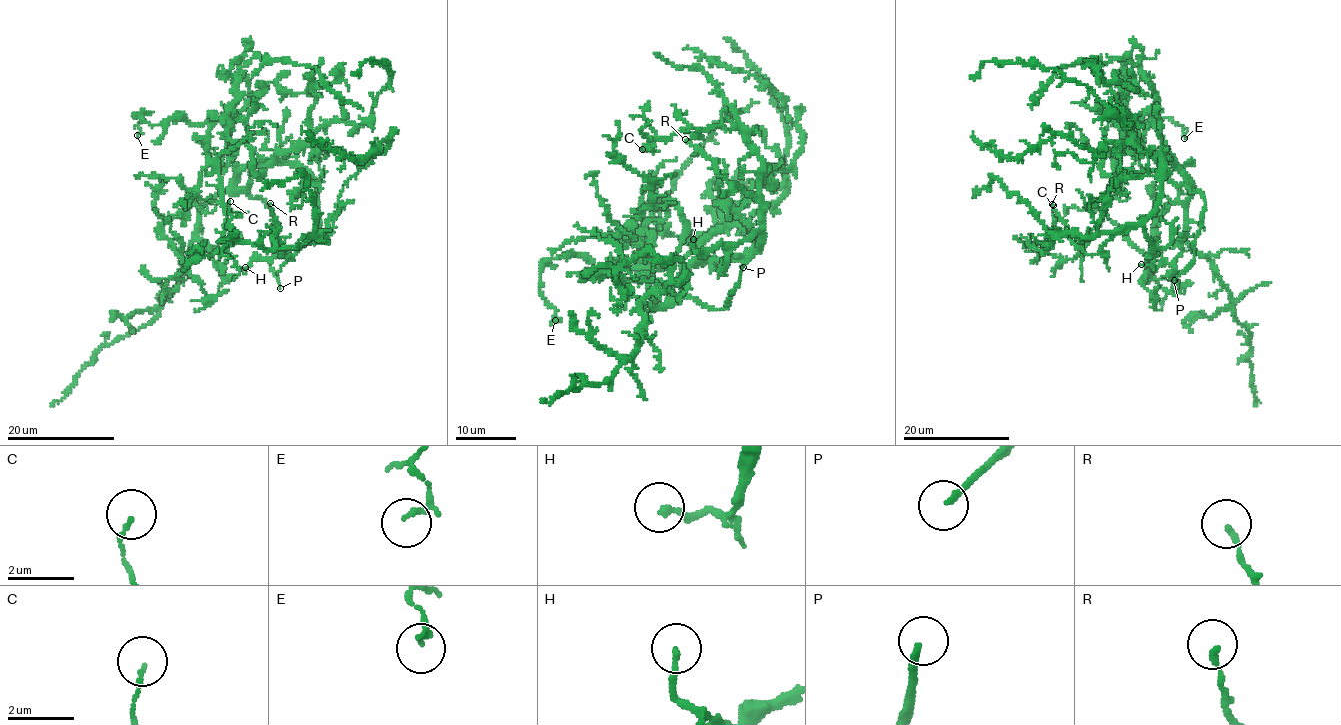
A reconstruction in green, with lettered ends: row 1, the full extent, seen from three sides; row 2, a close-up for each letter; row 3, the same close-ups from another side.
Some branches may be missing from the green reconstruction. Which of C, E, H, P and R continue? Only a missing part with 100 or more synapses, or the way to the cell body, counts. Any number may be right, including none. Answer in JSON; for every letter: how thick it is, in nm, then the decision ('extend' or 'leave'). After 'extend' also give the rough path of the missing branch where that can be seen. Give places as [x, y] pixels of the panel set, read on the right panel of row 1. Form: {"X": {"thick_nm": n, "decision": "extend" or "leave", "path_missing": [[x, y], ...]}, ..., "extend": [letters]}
{"C": {"thick_nm": 120, "decision": "leave"}, "E": {"thick_nm": 90, "decision": "leave"}, "H": {"thick_nm": 180, "decision": "leave"}, "P": {"thick_nm": 190, "decision": "extend", "path_missing": [[1174, 280], [1158, 304], [1147, 310], [1119, 310], [1121, 314]]}, "R": {"thick_nm": 160, "decision": "leave"}, "extend": ["P"]}

